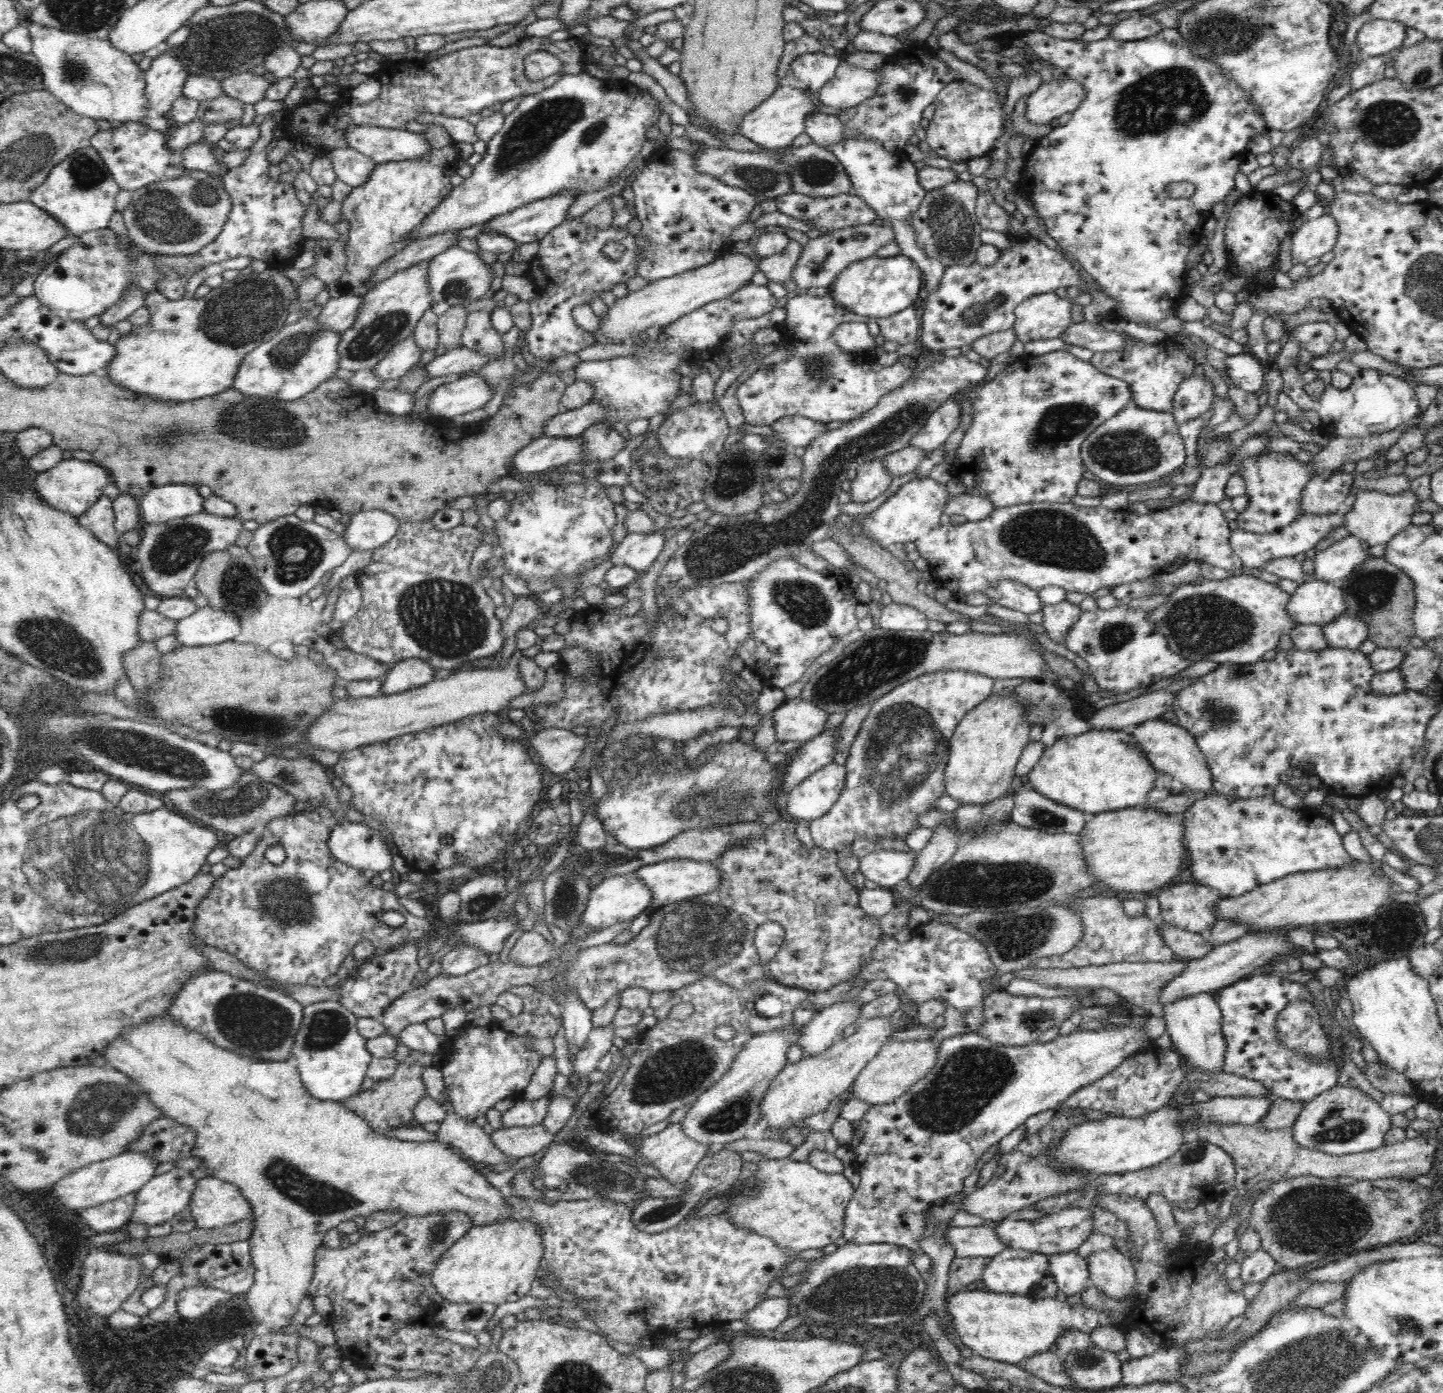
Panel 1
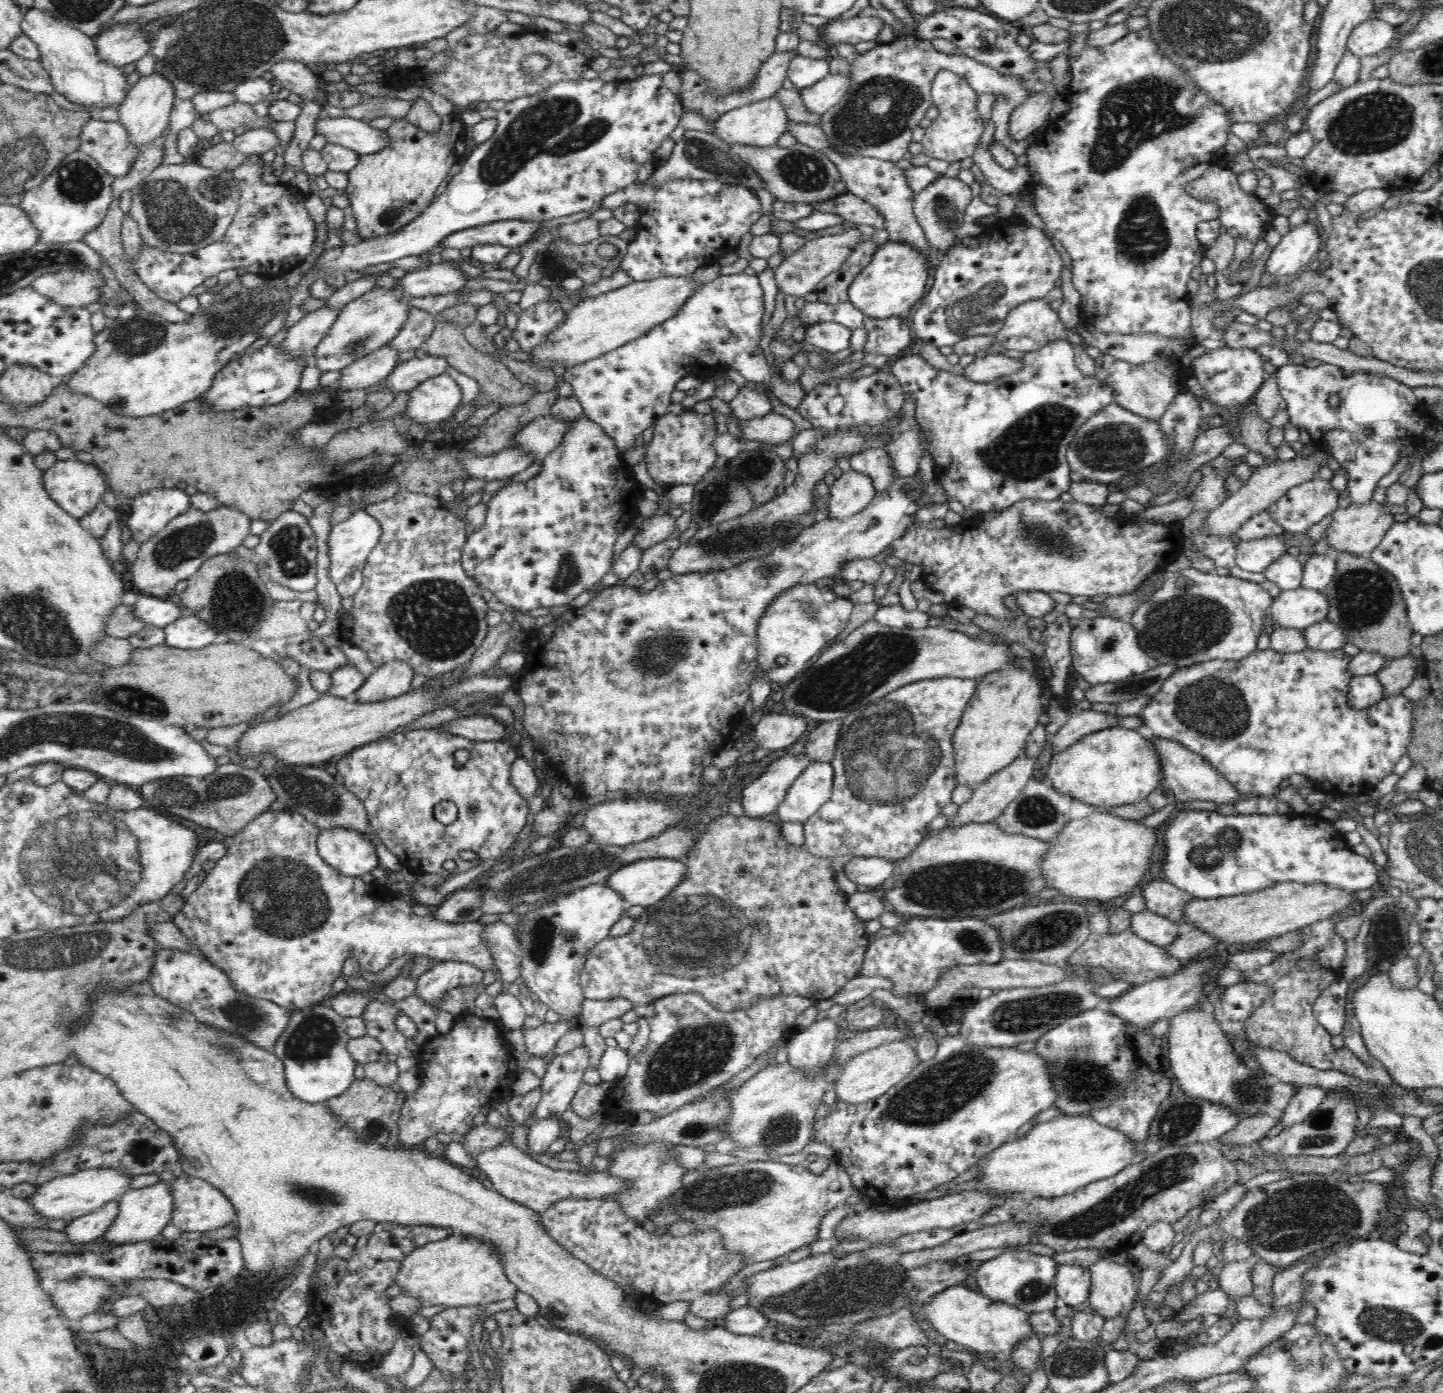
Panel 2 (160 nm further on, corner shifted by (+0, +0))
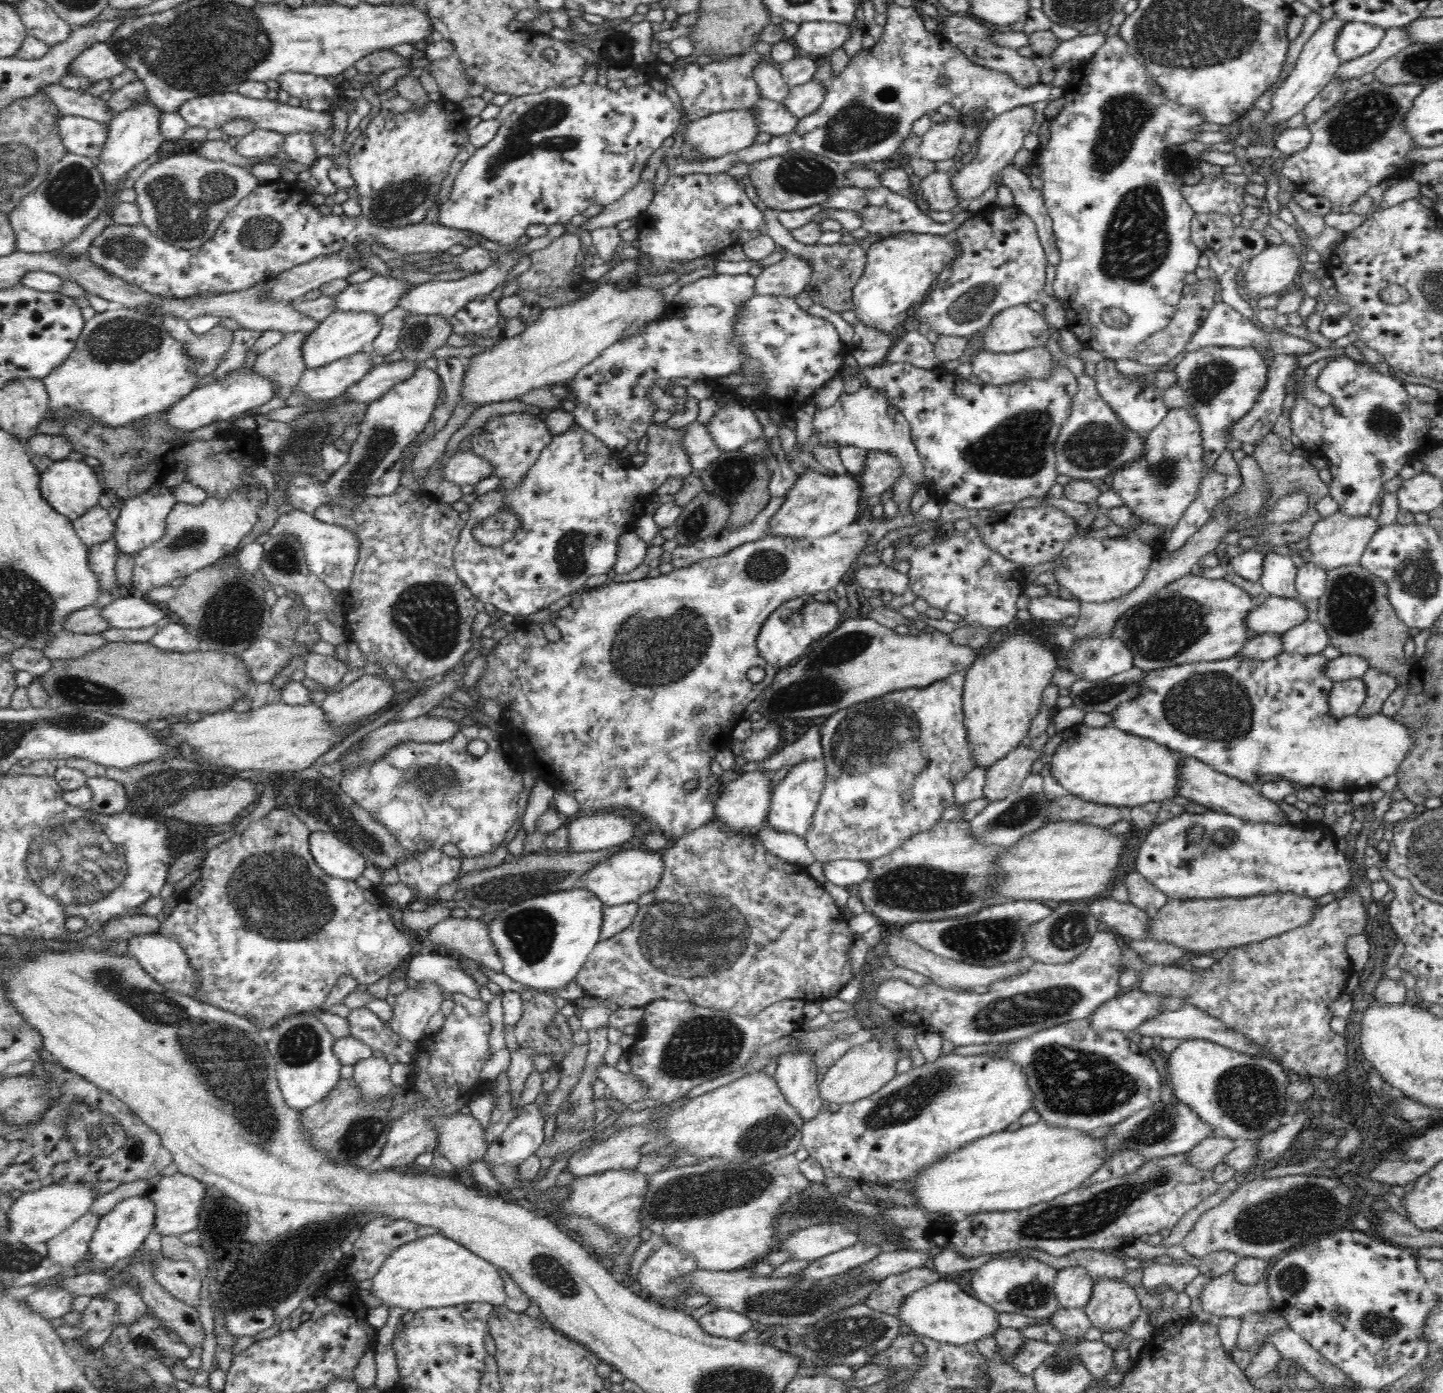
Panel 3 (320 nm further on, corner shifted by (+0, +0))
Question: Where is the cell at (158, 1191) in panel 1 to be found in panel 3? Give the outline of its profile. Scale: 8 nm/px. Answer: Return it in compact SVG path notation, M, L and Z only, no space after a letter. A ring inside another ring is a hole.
M146 1193L143 1196L124 1199L117 1203L110 1212L100 1216L96 1232L89 1242L89 1252L86 1256L97 1264L97 1271L112 1268L116 1262L133 1254L144 1242L144 1239L155 1230L155 1212L156 1207Z

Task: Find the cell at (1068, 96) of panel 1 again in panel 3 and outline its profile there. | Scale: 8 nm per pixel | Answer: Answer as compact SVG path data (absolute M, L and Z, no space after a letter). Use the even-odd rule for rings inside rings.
M1024 105L996 115L994 120L985 122L983 132L977 138L974 156L968 162L964 162L958 172L951 177L951 188L959 200L972 202L978 196L982 196L992 184L1000 183L1002 170L1014 160L1016 152L1024 148L1024 138L1030 133L1035 121L1034 109Z

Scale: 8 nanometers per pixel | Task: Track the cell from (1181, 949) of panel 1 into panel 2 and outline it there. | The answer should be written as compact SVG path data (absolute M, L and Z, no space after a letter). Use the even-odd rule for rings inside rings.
M1148 909L1131 914L1130 929L1140 939L1162 948L1170 946L1180 932L1184 931L1182 925Z

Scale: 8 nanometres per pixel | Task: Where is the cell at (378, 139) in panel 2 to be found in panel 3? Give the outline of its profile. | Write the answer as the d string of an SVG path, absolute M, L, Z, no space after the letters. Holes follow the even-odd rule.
M238 91L196 97L181 104L178 111L188 127L206 128L208 131L220 129L226 122L234 118L248 118L248 120L254 121L256 129L275 131L283 135L294 132L325 133L328 129L334 130L331 111L316 112L300 105L292 106L287 102L280 103L278 100L248 98L248 96L242 96Z

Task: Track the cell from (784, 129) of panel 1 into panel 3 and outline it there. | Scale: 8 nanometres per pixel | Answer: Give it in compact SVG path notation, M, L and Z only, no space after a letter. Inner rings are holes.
M752 108L728 110L703 116L700 120L690 121L686 132L684 132L683 142L687 142L687 144L695 148L705 158L720 158L720 156L744 150L753 144L756 135L760 134L756 120L758 118L755 118L753 115Z

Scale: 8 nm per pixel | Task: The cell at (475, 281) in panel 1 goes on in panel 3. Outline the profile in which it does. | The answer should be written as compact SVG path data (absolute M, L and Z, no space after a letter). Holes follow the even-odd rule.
M376 275L357 284L349 284L335 295L333 310L338 312L373 312L382 316L397 306L411 287L408 282Z

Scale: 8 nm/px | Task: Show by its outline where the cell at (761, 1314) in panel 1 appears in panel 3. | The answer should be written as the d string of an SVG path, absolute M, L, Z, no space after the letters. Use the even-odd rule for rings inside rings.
M717 1310L711 1314L704 1314L698 1323L706 1334L720 1338L738 1339L753 1328L752 1320L746 1315L730 1310Z

